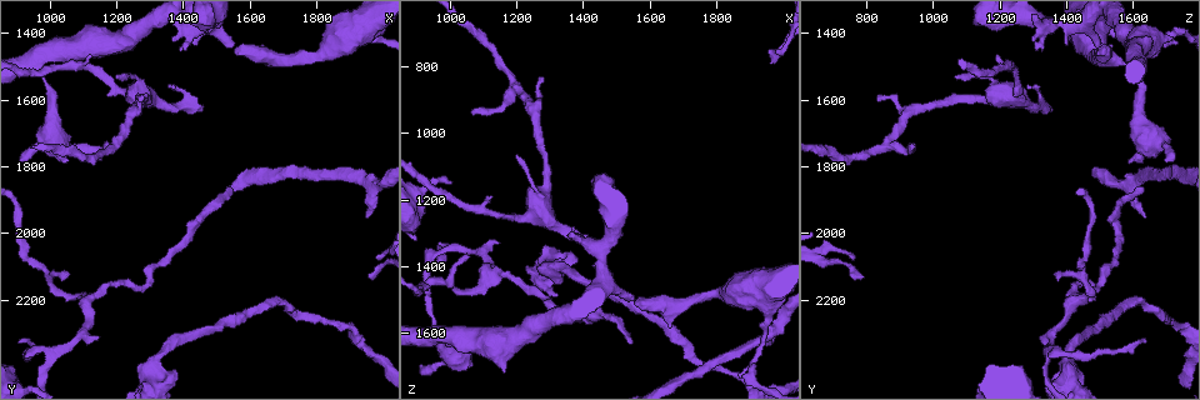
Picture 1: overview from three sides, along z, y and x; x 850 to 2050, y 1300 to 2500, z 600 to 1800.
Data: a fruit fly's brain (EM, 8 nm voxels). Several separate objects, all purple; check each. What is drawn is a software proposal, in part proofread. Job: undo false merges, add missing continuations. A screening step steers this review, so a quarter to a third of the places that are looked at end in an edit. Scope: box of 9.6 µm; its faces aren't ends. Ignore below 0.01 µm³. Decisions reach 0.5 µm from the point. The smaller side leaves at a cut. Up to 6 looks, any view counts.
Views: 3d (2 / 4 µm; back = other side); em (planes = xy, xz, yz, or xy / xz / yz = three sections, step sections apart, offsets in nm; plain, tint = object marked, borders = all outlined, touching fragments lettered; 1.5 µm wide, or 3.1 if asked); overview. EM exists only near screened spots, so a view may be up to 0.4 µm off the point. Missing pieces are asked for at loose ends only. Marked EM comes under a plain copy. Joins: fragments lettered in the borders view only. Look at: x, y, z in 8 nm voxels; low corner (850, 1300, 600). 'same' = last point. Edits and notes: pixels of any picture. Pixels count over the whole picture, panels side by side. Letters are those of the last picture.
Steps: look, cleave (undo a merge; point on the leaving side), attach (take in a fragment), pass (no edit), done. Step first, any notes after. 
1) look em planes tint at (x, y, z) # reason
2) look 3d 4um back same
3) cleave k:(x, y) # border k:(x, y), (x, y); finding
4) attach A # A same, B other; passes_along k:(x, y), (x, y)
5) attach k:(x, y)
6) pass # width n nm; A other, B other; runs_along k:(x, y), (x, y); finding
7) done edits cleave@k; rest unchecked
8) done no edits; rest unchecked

look em planes borders at (1140, 2310, 1320) # an open end

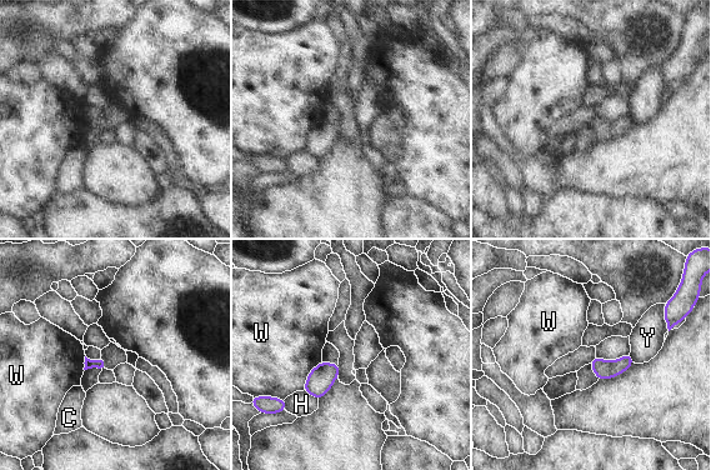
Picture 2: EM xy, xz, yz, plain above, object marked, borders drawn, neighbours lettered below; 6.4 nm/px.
pass # C other, H other, W other, Y other; none of them fits

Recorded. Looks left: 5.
look 3d 4um at (1550, 1440, 1500)

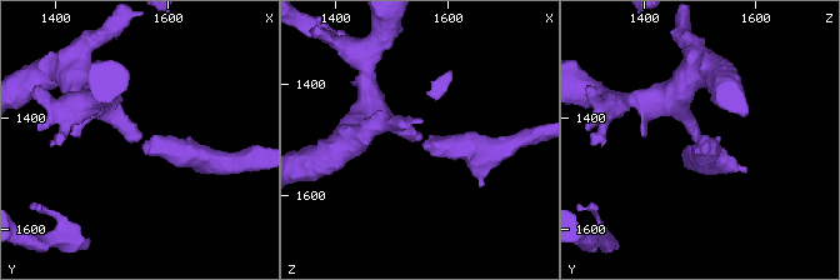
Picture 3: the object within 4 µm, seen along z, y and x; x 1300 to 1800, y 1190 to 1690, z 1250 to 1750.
look em planes borders at (1545, 1445, 1495) # now the EM

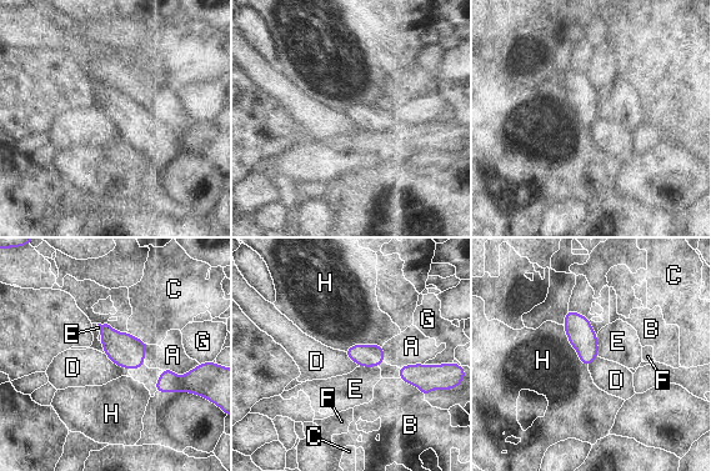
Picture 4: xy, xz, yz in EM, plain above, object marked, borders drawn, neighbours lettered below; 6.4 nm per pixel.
pass # A other, B other, C other, D other, E other, F other, G other, H other; no lettered fragment goes on from it

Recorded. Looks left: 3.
look em planes tint at (1910, 1400, 1730) # sharp bend

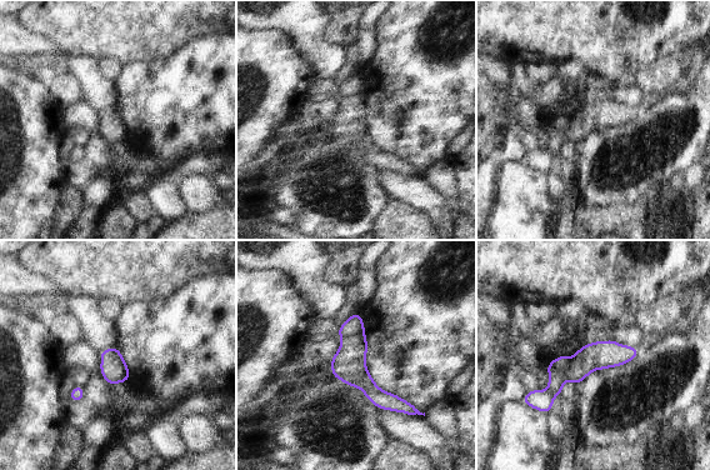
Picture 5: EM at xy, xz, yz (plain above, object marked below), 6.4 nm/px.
look em planes borders same # see the neighbours

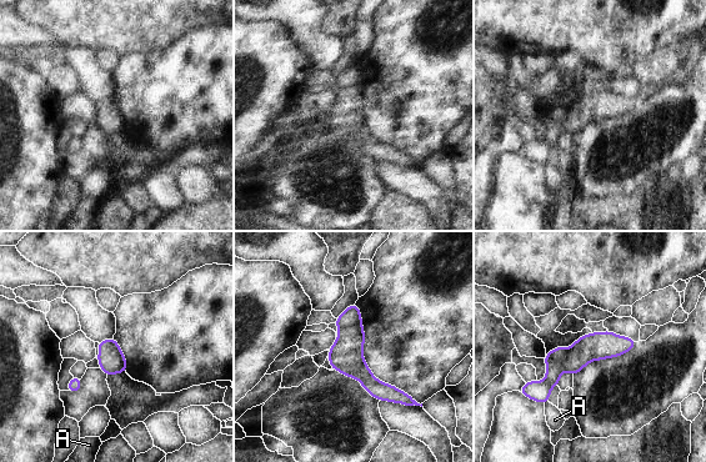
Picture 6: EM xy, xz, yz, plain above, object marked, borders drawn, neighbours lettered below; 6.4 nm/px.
cleave 6:(345, 356) # width 180 nm; A other; border 6:(360, 322), (339, 330); a second cell is stuck on

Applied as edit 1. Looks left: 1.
done edits cleave@6; rest unchecked

